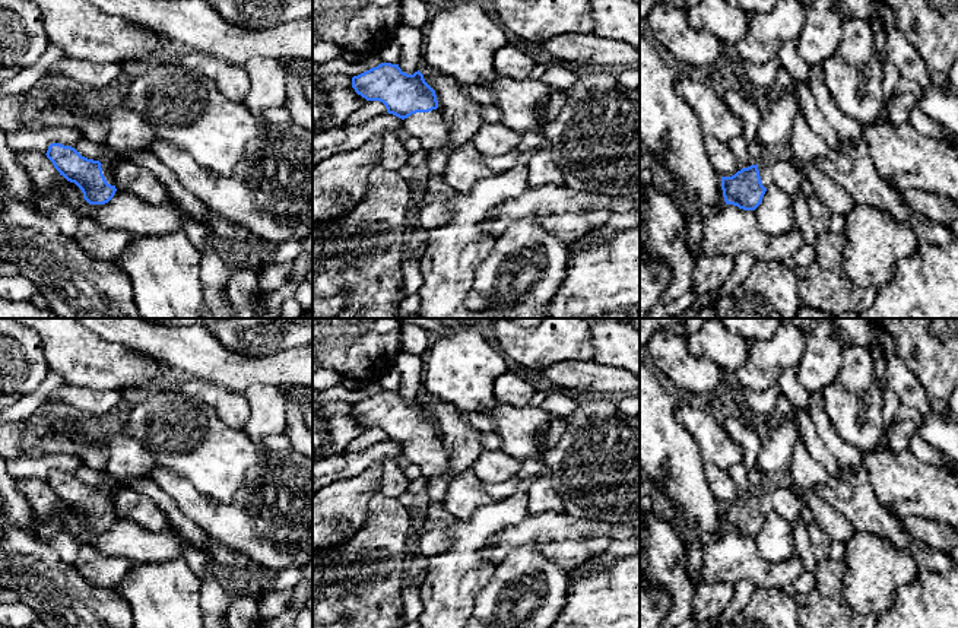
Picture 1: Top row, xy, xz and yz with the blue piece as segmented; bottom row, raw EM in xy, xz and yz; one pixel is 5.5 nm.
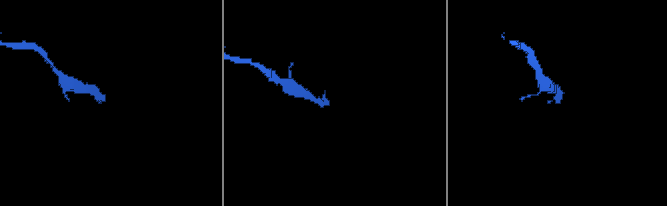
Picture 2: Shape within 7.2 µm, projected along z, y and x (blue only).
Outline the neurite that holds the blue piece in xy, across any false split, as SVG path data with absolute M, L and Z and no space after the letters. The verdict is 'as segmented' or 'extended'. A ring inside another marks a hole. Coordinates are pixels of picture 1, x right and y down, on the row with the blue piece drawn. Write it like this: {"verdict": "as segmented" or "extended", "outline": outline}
{"verdict": "extended", "outline": "M51 143L45 155L60 175L82 190L89 204L105 204L114 197L117 188L111 165L88 159L61 143Z"}

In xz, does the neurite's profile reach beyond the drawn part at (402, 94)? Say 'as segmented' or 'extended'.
extended

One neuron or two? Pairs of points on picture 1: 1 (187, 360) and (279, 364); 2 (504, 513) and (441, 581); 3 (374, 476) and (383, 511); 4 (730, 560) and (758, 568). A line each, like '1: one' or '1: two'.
1: one
2: one
3: two
4: one

